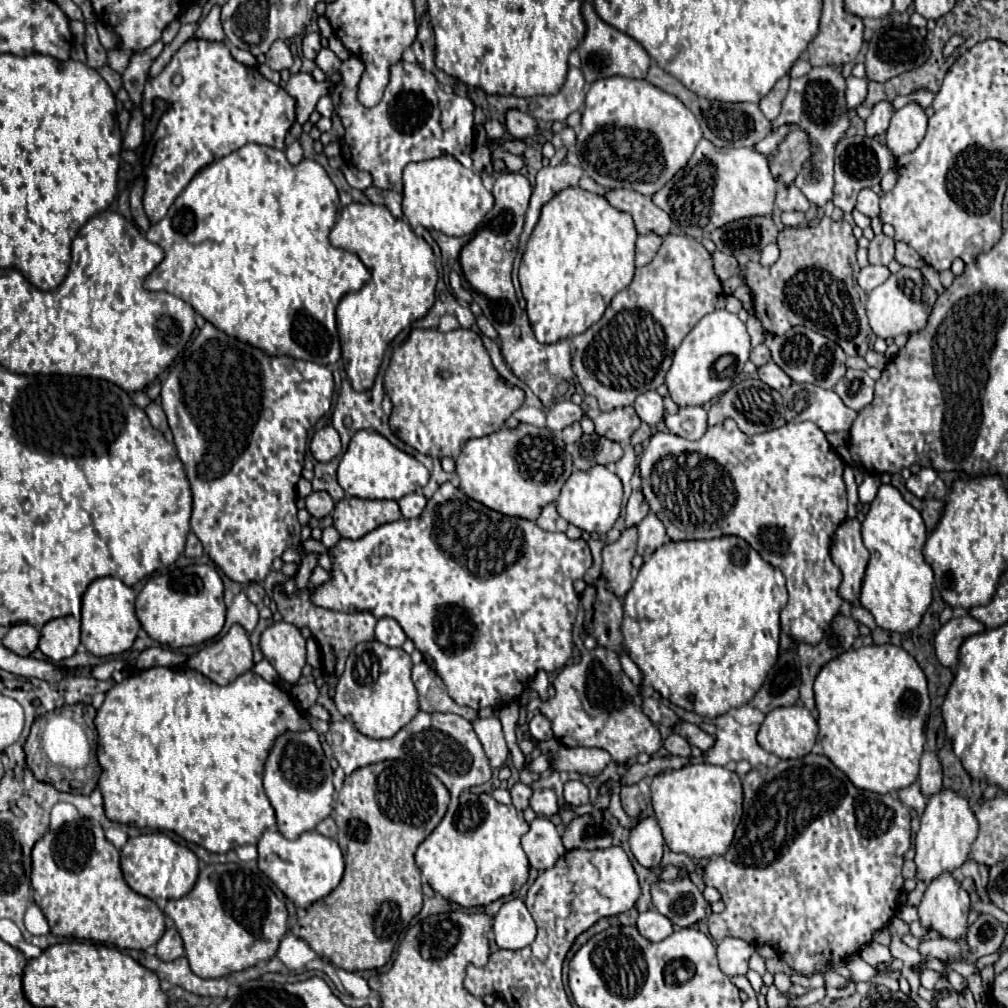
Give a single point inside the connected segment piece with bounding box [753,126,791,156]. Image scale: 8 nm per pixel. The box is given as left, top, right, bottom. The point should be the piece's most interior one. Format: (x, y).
(767, 145)

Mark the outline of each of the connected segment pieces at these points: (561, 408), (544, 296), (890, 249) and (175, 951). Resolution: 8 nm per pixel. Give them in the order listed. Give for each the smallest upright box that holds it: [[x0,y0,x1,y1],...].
[[547,400,583,432],[519,188,637,344],[869,234,895,266],[157,928,185,962]]

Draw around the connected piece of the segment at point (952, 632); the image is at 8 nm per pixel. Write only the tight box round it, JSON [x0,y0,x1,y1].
[935,616,985,668]

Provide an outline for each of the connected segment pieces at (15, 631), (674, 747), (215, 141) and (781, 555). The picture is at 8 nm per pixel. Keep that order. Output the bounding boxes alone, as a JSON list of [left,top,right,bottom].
[[5,624,39,656],[663,732,691,756],[143,40,295,224],[639,420,847,644]]

